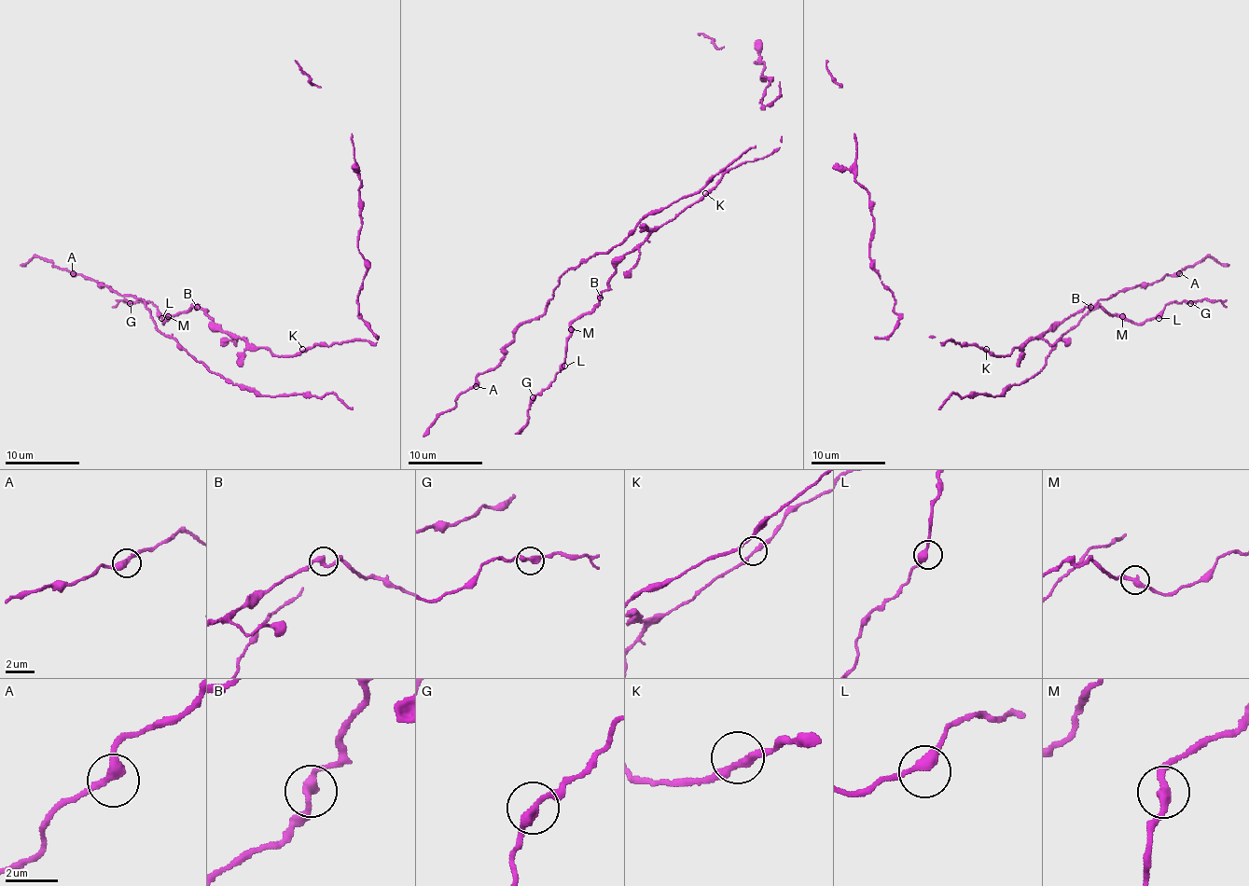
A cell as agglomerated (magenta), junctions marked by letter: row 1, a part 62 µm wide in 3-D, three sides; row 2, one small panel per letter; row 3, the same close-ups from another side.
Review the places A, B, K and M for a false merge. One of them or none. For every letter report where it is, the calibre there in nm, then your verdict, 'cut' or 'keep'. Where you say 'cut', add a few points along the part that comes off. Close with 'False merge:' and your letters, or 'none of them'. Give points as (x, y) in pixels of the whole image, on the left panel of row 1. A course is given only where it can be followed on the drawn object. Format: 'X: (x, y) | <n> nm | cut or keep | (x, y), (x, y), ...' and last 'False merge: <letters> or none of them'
A: (73, 273) | 360 nm | keep
B: (197, 307) | 320 nm | keep
K: (302, 349) | 260 nm | keep
M: (168, 316) | 340 nm | keep
False merge: none of them

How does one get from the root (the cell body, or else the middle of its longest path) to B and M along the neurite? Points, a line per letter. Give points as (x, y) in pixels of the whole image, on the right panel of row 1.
B: (986, 351), (993, 354), (1008, 354), (1016, 347), (1023, 347), (1044, 334), (1057, 322), (1064, 322), (1090, 307)
M: (986, 351), (1008, 354), (1087, 307), (1100, 307), (1121, 316)

